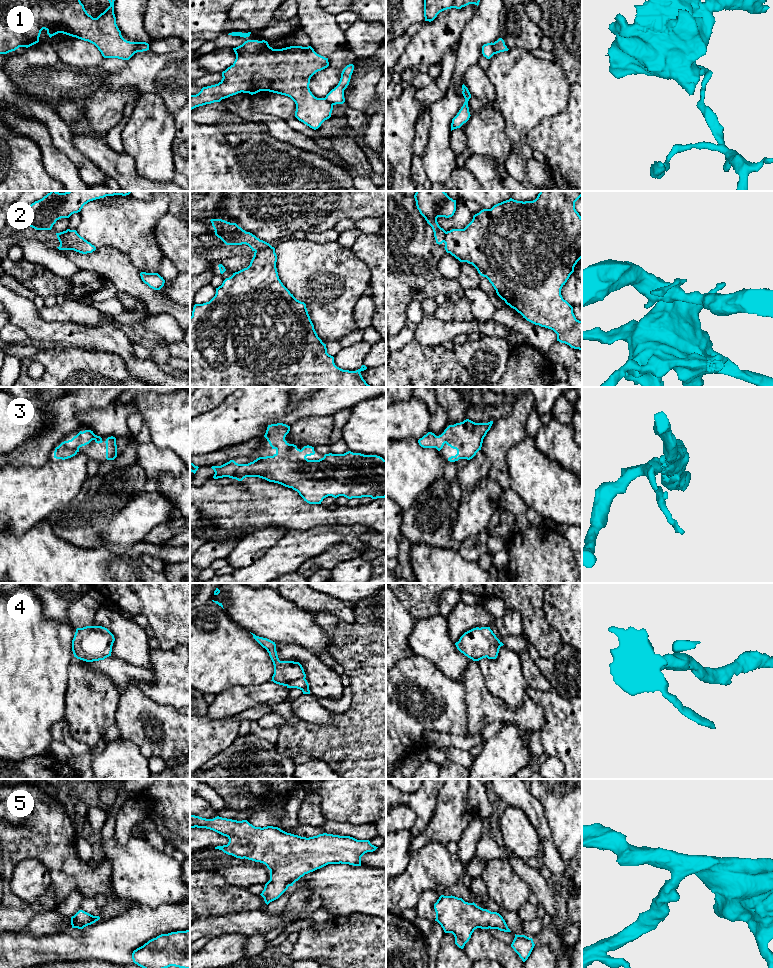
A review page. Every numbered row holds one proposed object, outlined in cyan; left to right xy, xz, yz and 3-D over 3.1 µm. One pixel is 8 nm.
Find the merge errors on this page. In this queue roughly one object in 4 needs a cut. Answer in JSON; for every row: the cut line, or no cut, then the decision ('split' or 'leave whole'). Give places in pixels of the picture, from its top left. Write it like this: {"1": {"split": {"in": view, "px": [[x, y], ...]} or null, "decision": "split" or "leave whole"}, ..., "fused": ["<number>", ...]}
{"1": {"split": {"in": "xy", "px": [[137, 42], [133, 53]]}, "decision": "split"}, "2": {"split": {"in": "xz", "px": [[270, 245], [255, 251]]}, "decision": "split"}, "3": {"split": null, "decision": "leave whole"}, "4": {"split": null, "decision": "leave whole"}, "5": {"split": null, "decision": "leave whole"}, "fused": ["1", "2"]}

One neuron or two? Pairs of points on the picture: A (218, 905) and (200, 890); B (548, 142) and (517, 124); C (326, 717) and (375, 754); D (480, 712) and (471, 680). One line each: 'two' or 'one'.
A: one
B: two
C: two
D: one

